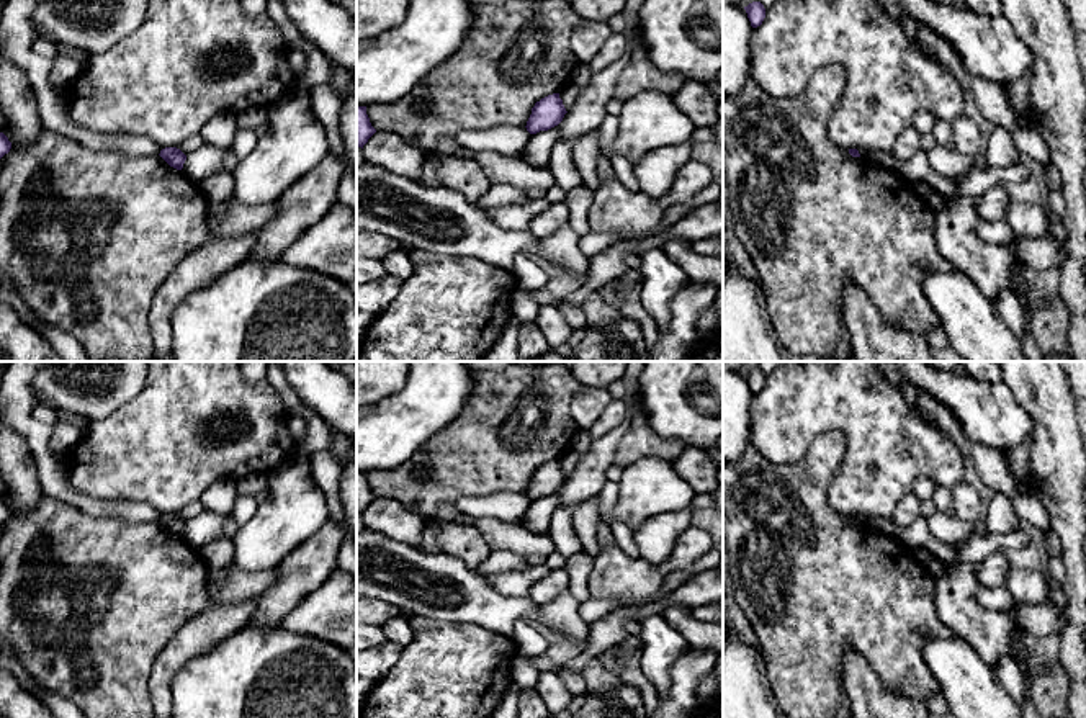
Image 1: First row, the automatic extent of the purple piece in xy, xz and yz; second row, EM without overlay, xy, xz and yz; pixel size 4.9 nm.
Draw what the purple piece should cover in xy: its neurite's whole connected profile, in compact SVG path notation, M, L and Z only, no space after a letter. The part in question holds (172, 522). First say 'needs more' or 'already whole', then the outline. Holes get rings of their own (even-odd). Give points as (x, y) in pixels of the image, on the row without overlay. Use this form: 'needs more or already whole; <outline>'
already whole; M165 514L159 520L170 533L182 536L186 527L186 522L177 514Z

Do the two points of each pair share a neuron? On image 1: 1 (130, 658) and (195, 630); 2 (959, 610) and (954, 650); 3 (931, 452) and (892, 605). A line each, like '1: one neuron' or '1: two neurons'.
1: two neurons
2: two neurons
3: two neurons

